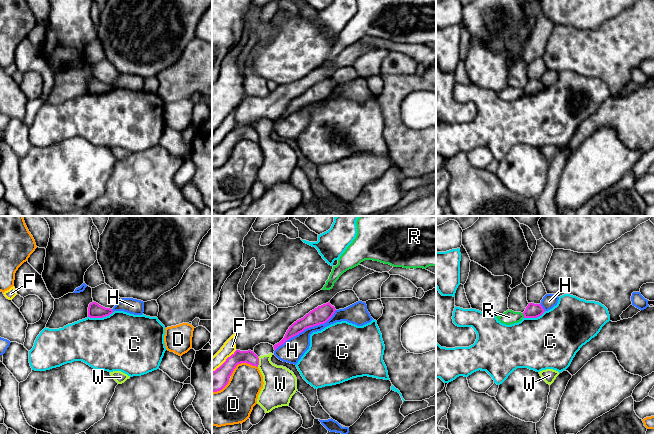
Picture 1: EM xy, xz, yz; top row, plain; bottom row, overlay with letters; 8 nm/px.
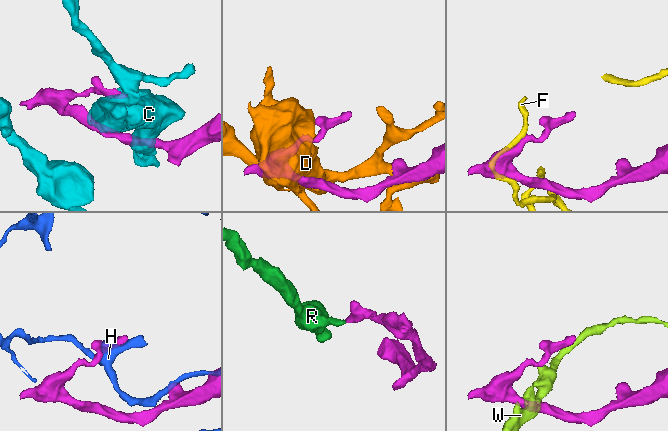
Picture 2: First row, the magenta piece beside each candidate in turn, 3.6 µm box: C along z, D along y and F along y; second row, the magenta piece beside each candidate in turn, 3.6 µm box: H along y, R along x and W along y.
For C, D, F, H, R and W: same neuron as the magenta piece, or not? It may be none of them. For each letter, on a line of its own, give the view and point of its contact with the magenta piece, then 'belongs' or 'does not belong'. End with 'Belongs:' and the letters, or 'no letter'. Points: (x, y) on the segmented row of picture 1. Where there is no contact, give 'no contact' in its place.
C: xy (100, 317) | does not belong
D: xz (242, 362) | does not belong
F: xz (225, 361) | does not belong
H: xz (306, 328) | does not belong
R: yz (523, 314) | does not belong
W: xz (258, 362) | does not belong
Belongs: no letter

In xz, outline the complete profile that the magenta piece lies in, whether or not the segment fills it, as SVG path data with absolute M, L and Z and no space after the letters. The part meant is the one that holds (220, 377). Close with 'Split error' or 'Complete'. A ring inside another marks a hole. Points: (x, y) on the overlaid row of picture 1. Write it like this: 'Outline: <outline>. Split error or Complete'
Outline: M236 350L226 361L212 372L212 393L222 390L229 382L229 377L238 364L247 363L258 367L259 358L251 350Z. Complete

